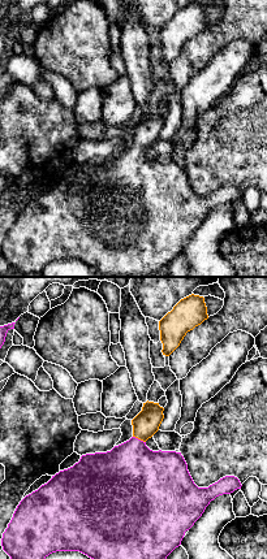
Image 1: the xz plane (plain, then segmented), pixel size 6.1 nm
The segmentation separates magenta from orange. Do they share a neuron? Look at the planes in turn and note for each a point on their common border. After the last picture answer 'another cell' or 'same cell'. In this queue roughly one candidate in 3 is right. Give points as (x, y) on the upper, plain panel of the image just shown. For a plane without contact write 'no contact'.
meets magenta at (140, 148)

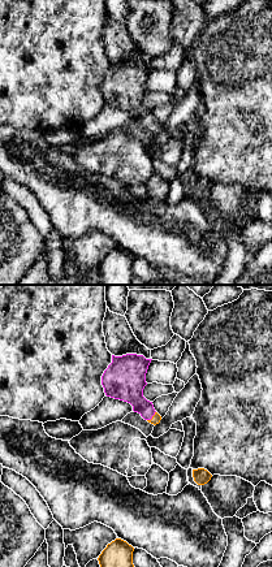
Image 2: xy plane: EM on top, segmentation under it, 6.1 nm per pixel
meets magenta at (152, 124)

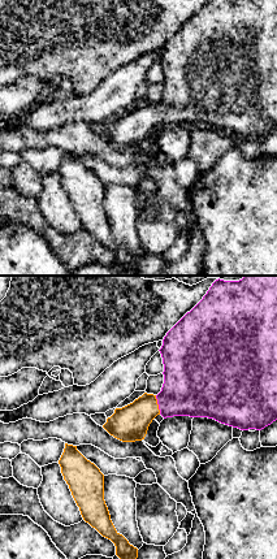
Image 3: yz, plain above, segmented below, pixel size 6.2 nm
meets magenta at (158, 112)

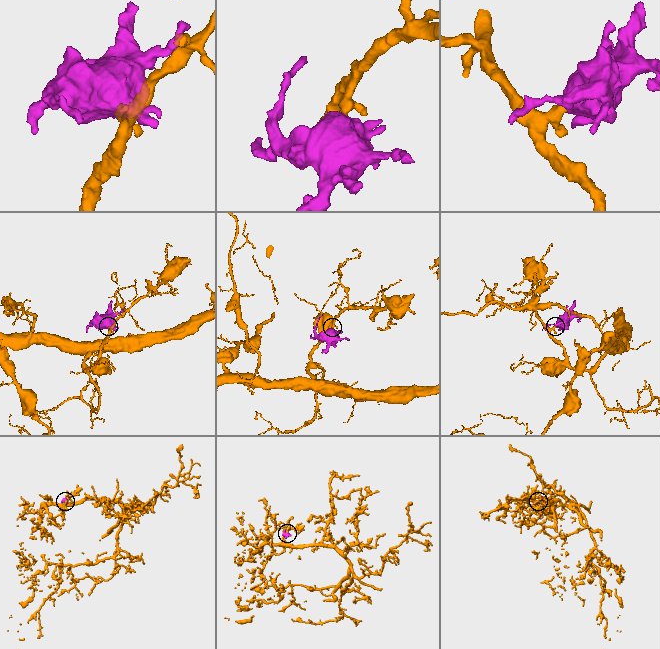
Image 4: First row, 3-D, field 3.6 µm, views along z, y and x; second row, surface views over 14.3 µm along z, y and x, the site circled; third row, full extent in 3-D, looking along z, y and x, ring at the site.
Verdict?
same cell

